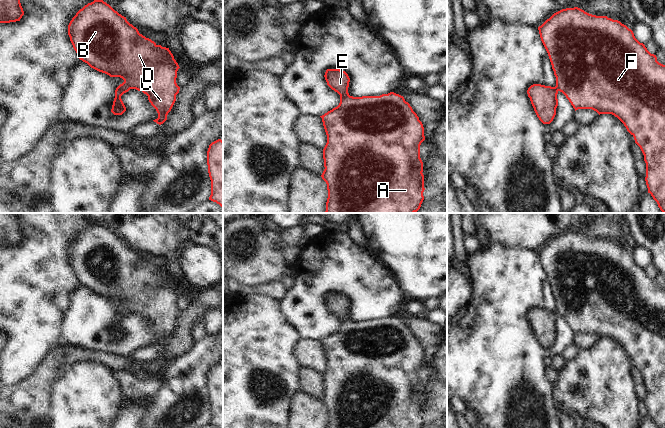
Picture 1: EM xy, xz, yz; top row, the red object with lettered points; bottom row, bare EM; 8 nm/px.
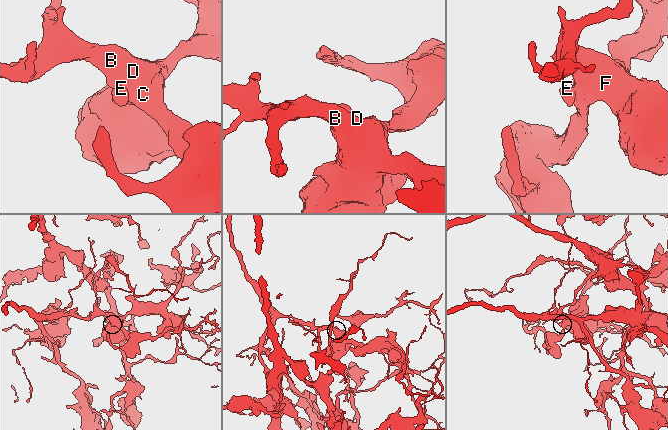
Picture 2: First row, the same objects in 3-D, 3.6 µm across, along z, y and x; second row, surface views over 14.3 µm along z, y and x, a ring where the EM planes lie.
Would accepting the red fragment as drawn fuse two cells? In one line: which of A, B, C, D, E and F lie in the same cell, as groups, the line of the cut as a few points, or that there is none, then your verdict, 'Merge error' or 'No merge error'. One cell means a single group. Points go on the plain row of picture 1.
Groups: A B C D F / E. Split along xz (349, 319), (340, 322). Merge error

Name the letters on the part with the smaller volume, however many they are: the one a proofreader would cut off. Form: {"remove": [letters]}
{"remove": ["E"]}

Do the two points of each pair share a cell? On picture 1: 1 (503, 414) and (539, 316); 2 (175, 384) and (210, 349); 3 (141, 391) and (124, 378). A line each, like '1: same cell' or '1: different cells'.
1: same cell
2: same cell
3: same cell

